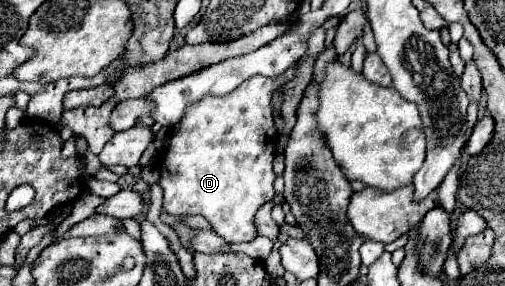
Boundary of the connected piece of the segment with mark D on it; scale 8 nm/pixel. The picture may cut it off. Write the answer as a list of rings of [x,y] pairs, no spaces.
[[[290,70],[290,74],[286,74],[286,78],[280,78],[278,82],[270,82],[270,78],[262,78],[262,76],[254,76],[254,78],[248,78],[246,82],[242,82],[236,90],[232,90],[230,94],[224,94],[224,96],[204,96],[200,98],[198,102],[192,102],[188,108],[186,108],[186,114],[180,118],[180,122],[174,126],[172,130],[172,136],[170,136],[170,148],[164,152],[164,156],[160,158],[160,186],[164,190],[164,210],[168,214],[174,214],[174,216],[192,216],[192,214],[200,214],[204,216],[212,230],[224,238],[226,242],[252,242],[258,232],[256,232],[256,224],[254,224],[254,214],[258,212],[258,208],[266,202],[270,202],[274,198],[274,172],[272,172],[272,160],[274,160],[274,140],[276,140],[276,130],[274,130],[274,120],[272,120],[272,92],[276,88],[280,88],[284,82],[288,82],[290,78],[294,76],[294,70]]]

